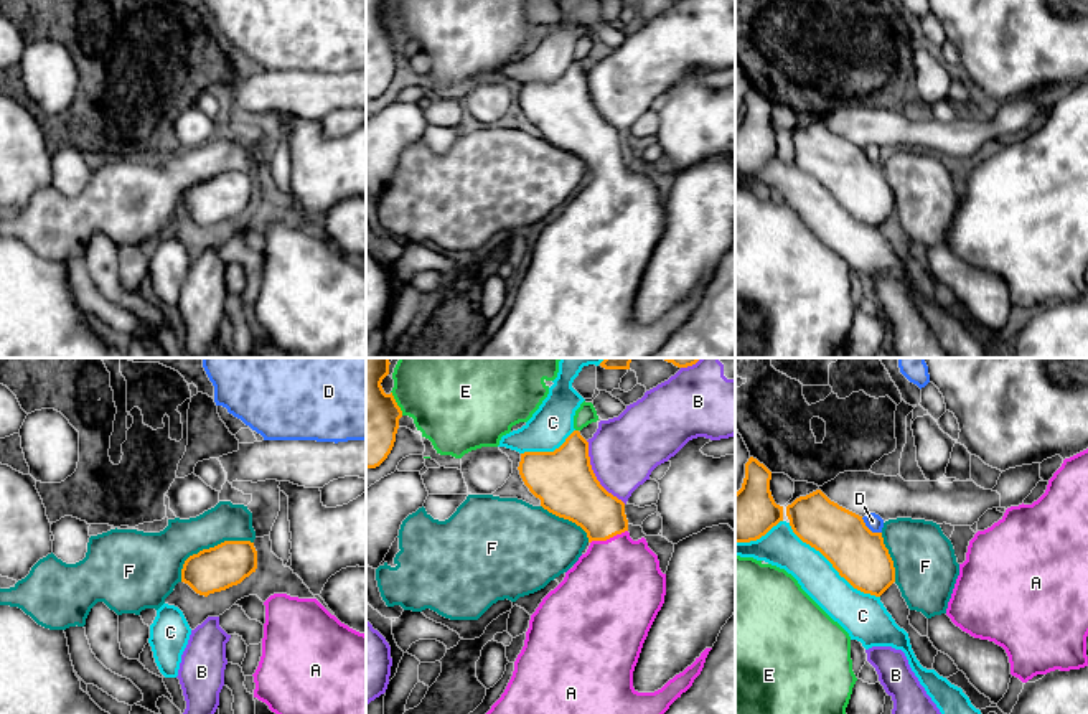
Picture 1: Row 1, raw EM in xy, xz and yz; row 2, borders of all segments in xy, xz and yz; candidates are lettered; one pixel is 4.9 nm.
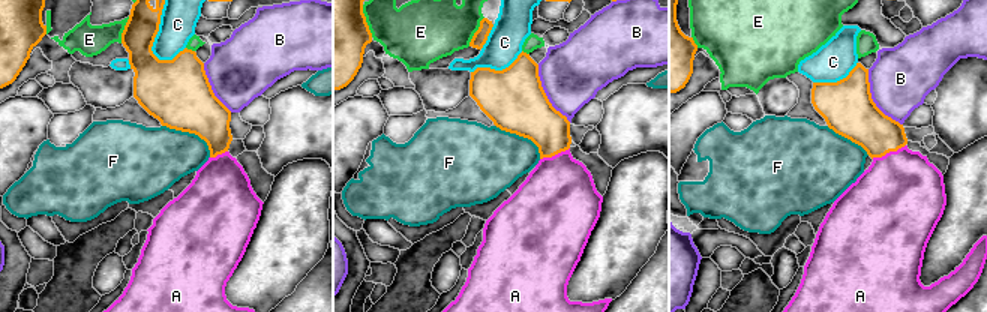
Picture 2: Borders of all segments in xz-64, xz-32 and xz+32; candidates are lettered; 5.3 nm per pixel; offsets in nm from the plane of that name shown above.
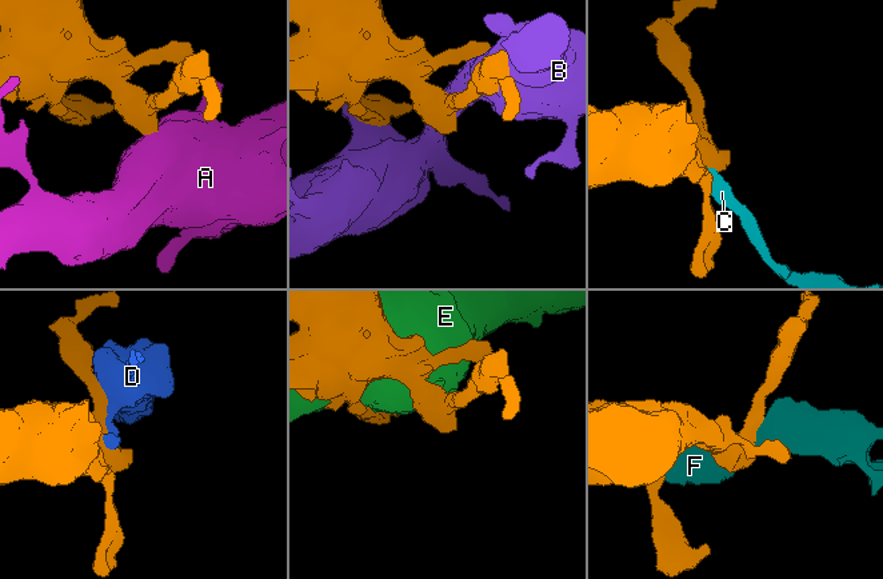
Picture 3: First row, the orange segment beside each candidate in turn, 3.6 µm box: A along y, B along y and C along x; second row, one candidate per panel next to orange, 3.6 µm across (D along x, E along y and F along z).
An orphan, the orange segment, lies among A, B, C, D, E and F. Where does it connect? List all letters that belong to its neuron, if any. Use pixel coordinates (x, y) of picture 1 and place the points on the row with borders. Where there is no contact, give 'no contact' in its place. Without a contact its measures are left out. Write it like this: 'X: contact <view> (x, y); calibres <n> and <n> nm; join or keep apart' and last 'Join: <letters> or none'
A: contact xz (609, 538); calibres 240 and 460 nm; join
B: contact xz (594, 475); calibres 300 and 340 nm; keep apart
C: contact yz (833, 566); calibres 260 and 200 nm; keep apart
D: contact yz (869, 530); calibres 260 and 80 nm; keep apart
E: contact xz (396, 403); calibres 320 and 460 nm; keep apart
F: contact xy (210, 548); calibres 220 and 240 nm; keep apart
Join: A

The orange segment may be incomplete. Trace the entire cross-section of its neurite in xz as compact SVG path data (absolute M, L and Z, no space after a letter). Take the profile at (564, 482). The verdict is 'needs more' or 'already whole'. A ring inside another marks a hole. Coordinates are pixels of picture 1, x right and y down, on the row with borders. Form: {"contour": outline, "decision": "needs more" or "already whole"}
{"contour": "M574 430L554 452L521 453L518 470L529 491L541 500L541 506L580 526L587 533L590 546L531 615L513 676L486 714L664 714L692 686L712 648L706 648L691 666L658 691L638 693L633 688L635 666L666 595L666 574L659 569L658 556L648 547L645 538L638 541L630 538L625 503L597 480L590 465L589 442L579 430Z", "decision": "needs more"}

